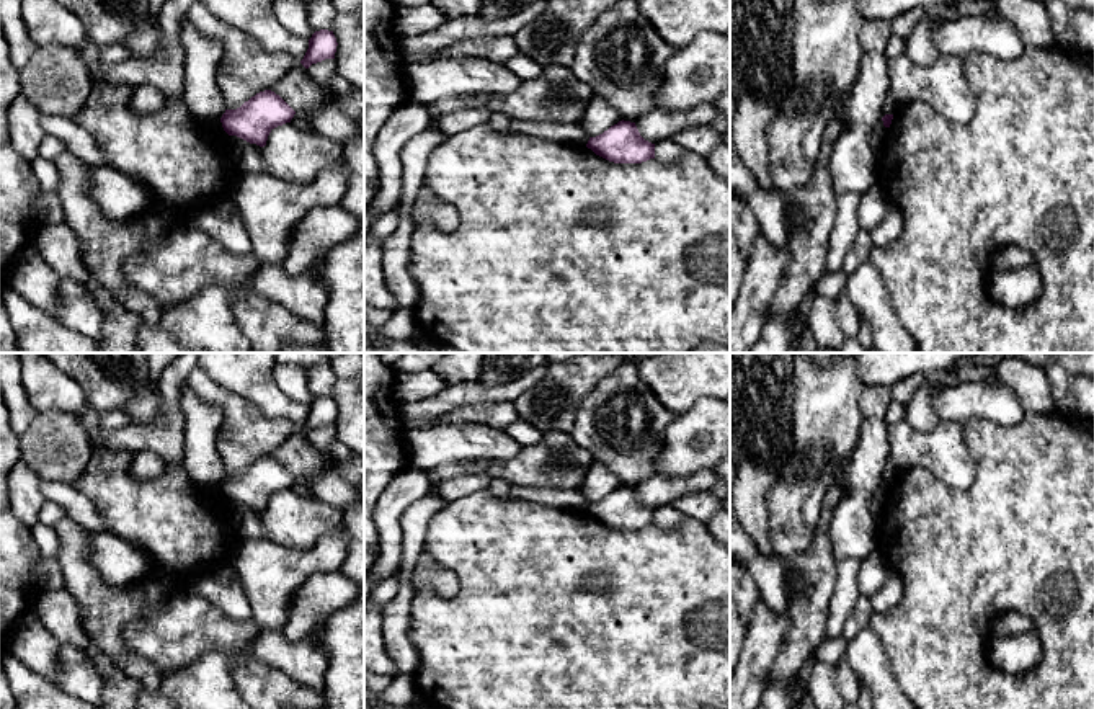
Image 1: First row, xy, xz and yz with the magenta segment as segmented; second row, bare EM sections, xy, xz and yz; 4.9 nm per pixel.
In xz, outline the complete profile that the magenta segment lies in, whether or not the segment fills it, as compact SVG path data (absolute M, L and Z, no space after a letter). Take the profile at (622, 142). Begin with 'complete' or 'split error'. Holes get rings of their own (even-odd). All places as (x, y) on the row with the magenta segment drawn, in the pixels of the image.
complete; M619 121L596 137L589 137L588 149L614 163L642 163L655 158L655 144L645 140L635 123Z

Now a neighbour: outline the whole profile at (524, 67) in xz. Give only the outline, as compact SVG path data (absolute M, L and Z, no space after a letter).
M516 54L505 64L511 72L514 72L521 80L531 80L542 74L542 65L537 64L534 59Z

